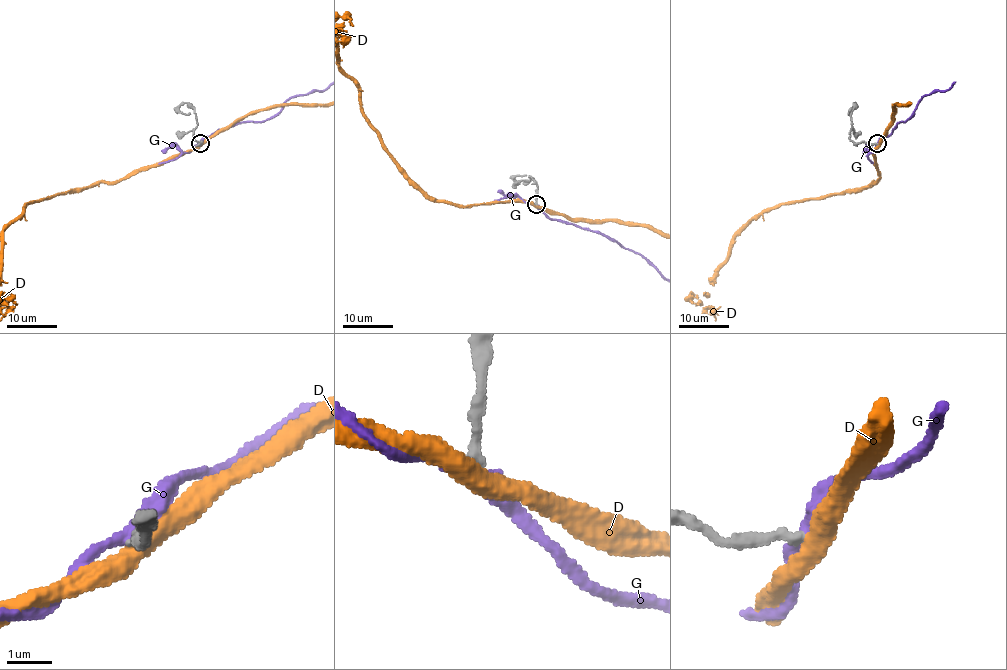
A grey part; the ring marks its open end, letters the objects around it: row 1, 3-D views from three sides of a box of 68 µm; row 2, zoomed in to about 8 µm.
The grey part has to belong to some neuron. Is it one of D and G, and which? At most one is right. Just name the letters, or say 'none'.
G

